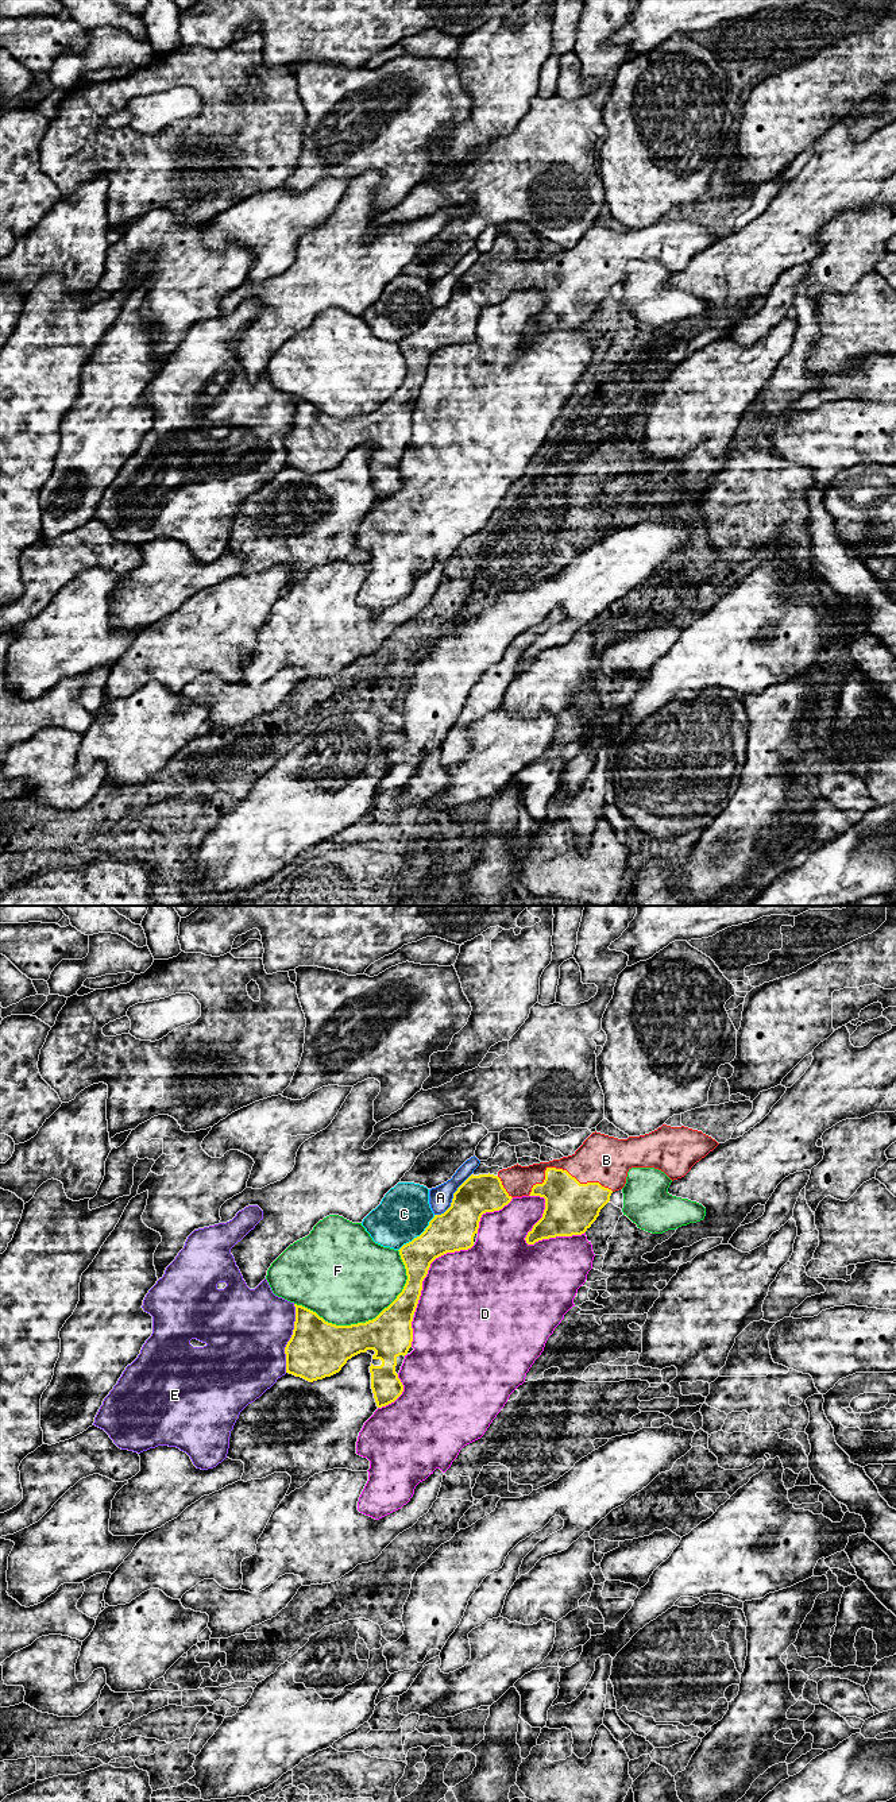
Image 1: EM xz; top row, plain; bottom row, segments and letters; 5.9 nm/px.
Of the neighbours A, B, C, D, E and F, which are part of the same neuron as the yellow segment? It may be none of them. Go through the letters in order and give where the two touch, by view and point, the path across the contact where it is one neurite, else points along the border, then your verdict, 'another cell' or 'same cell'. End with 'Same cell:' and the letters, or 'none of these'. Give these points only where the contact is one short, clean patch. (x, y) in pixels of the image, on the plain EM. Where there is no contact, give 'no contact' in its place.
A: contact xz (454, 290); another cell
B: contact xz (564, 263); same cell
C: contact xz (420, 328); another cell
D: contact xz (526, 335); another cell
E: contact xz (290, 431); another cell
F: contact xz (369, 413); another cell
Same cell: B

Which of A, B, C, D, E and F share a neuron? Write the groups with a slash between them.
A / B / C / D / E / F

